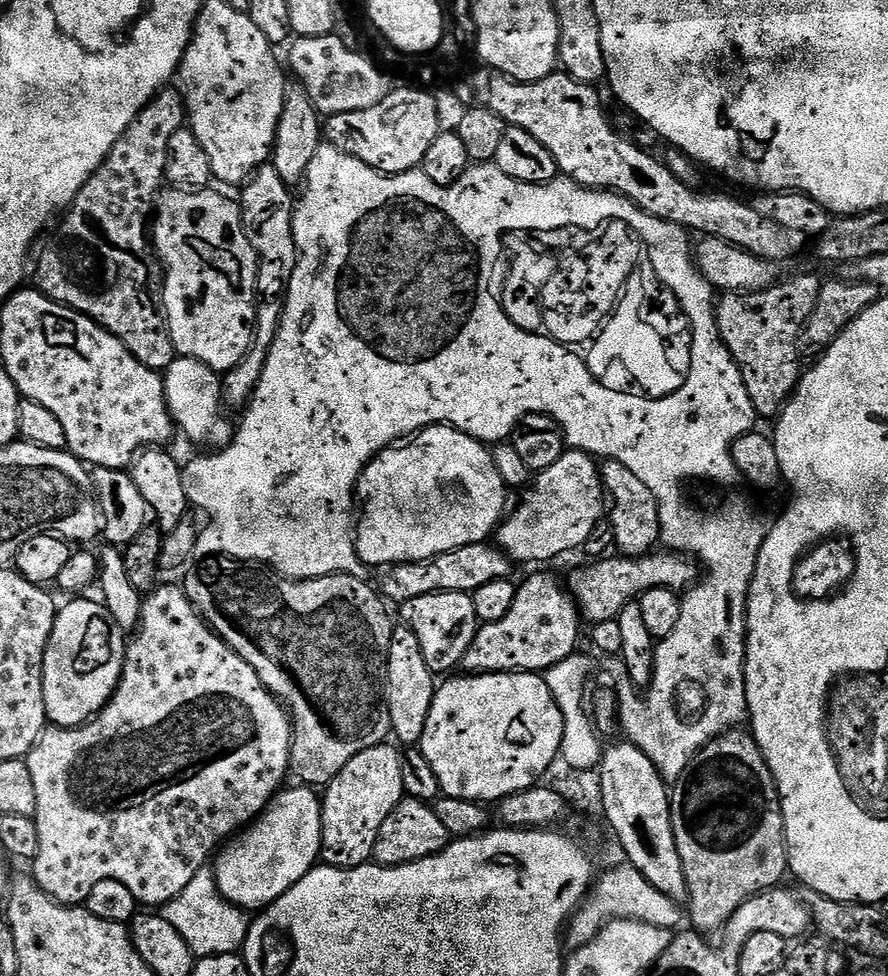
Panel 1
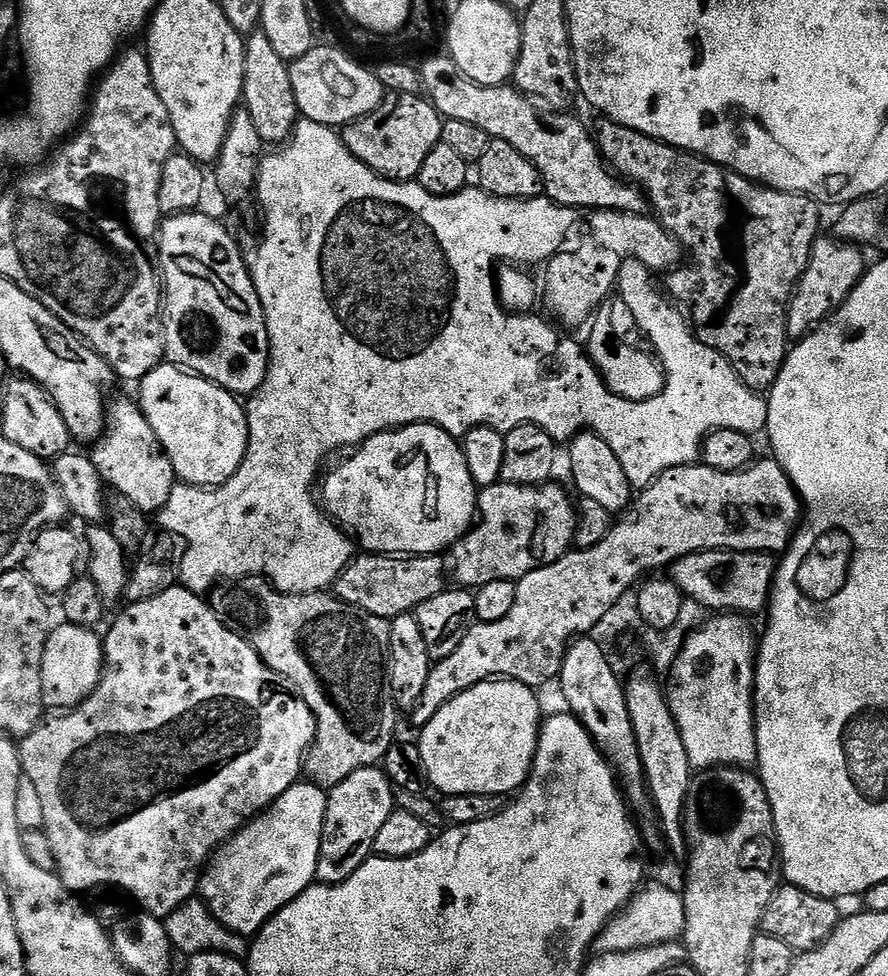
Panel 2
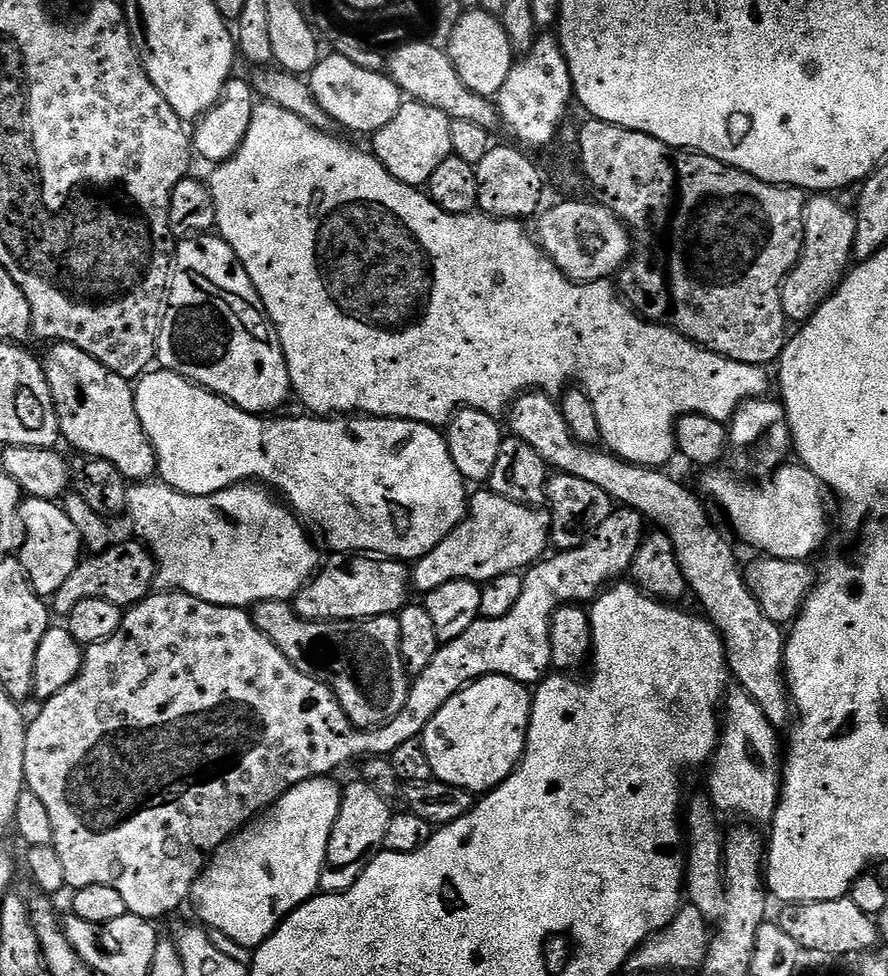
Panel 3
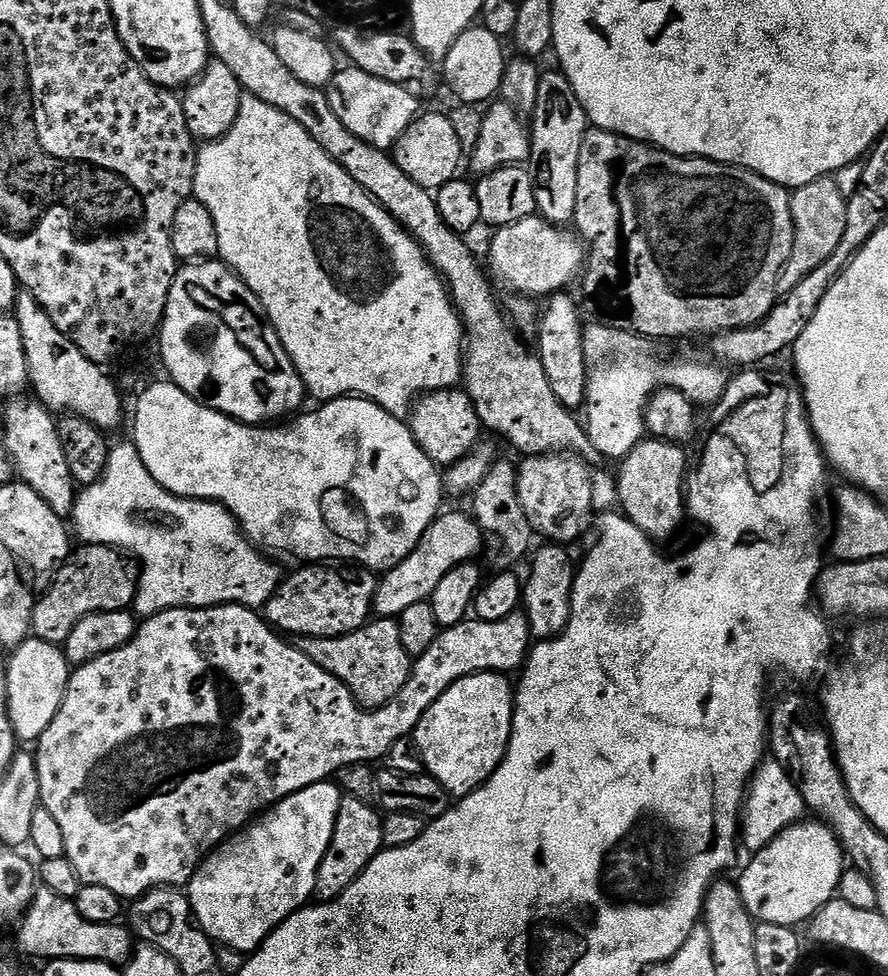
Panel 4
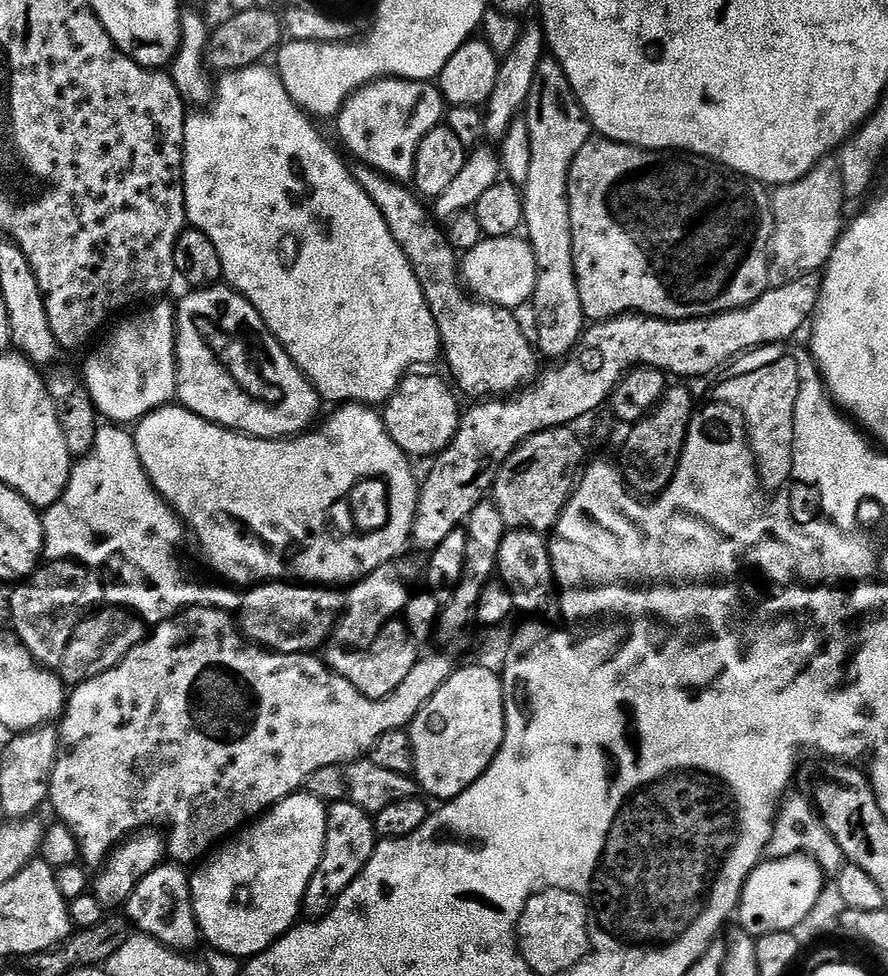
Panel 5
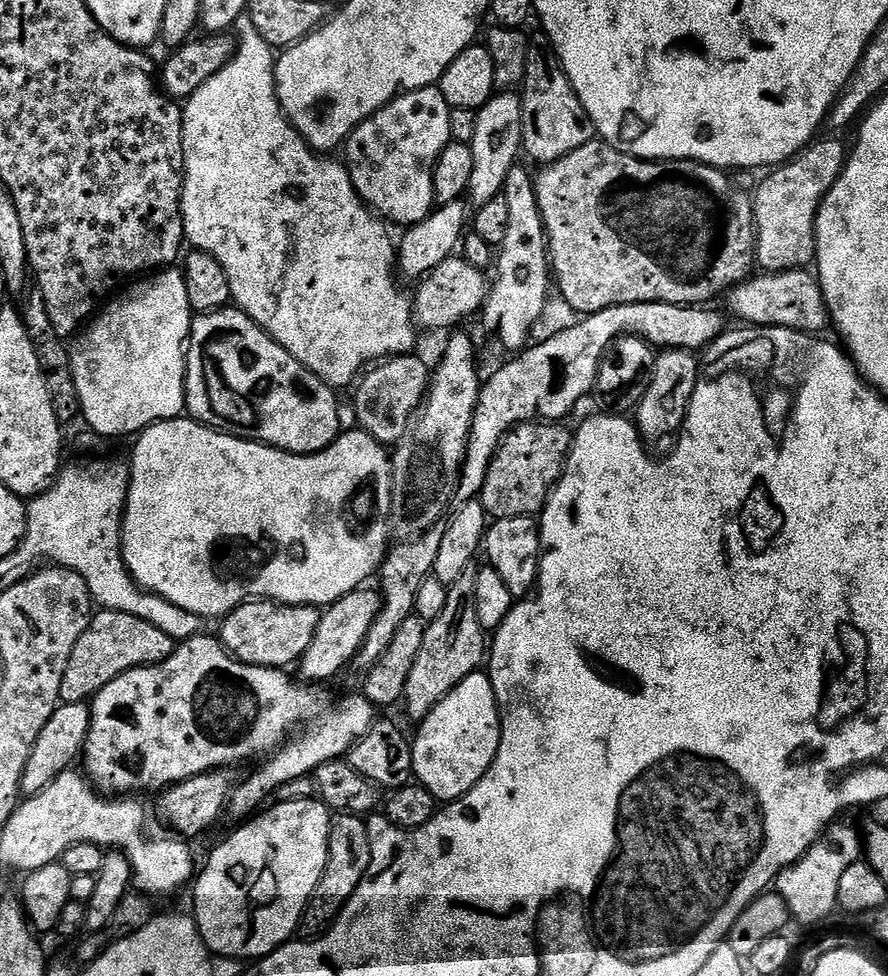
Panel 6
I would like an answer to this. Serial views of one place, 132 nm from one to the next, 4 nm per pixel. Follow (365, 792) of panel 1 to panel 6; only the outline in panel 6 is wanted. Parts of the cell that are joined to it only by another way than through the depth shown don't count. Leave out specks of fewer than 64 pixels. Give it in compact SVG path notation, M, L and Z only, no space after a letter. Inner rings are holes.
M333 815L330 838L328 839L326 870L316 887L316 895L308 901L306 910L300 919L298 932L301 937L315 938L323 936L331 928L332 921L344 909L345 902L351 898L354 890L358 890L358 886L363 882L372 857L370 828L367 828L364 823L365 821L358 816Z

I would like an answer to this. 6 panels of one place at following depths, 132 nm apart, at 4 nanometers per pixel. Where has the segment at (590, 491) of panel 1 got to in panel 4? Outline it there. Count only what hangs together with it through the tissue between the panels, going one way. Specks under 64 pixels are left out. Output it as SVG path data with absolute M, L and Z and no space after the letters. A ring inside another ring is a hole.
M467 511L447 512L436 517L420 544L405 560L387 569L379 577L372 593L372 611L377 617L398 618L402 610L414 606L414 602L431 601L434 590L445 573L459 564L475 561L475 556L480 552L480 544L482 552L482 533L476 525L475 516Z

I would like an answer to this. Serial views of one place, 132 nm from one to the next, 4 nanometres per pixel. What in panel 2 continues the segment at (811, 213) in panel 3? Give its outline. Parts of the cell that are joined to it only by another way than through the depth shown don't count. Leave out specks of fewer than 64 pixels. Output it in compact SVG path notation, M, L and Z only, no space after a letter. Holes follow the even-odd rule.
M821 234L816 237L810 262L796 284L791 300L788 301L789 341L803 340L843 306L866 271L863 255L865 256L865 253L857 245L837 240L835 235Z

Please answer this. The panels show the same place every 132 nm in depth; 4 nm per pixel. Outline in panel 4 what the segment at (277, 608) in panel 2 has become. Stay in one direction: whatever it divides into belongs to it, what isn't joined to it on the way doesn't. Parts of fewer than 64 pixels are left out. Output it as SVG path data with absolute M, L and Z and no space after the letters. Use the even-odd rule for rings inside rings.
M376 618L345 636L302 636L298 647L322 670L334 674L352 691L356 703L365 710L383 708L406 686L412 673L413 657L402 646L400 625L392 618Z

